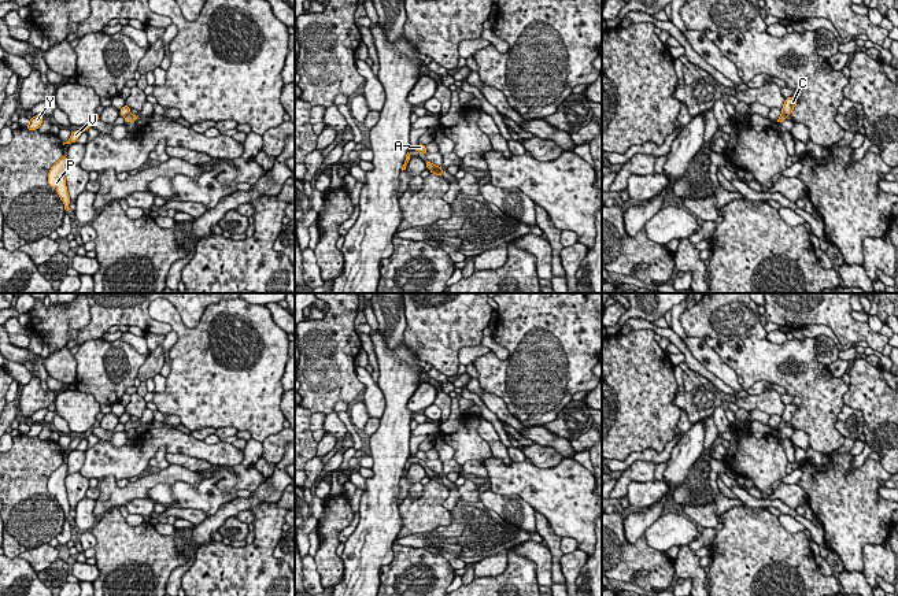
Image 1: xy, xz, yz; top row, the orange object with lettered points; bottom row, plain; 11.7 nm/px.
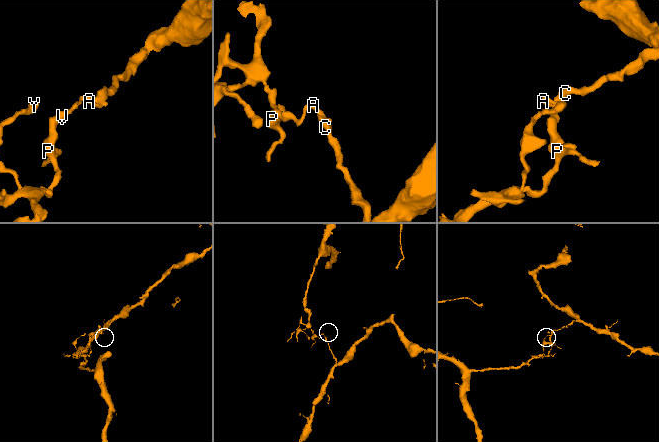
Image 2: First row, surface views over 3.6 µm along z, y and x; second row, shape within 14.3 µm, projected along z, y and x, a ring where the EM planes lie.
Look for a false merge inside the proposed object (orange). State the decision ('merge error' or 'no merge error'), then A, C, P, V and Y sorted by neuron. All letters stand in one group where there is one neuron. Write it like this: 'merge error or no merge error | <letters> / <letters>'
merge error | A P V Y / C

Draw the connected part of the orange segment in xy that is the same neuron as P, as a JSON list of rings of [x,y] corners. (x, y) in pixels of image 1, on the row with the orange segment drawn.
[[[63,155],[51,167],[48,173],[48,184],[58,192],[60,200],[64,204],[64,210],[69,211],[70,197],[67,193],[66,178],[64,178],[66,170],[67,170],[67,156]]]

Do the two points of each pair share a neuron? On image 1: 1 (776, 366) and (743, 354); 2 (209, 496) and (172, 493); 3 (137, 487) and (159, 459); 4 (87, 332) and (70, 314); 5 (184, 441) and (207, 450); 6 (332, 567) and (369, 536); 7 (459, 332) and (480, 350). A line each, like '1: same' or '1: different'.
1: same
2: same
3: different
4: different
5: same
6: different
7: different

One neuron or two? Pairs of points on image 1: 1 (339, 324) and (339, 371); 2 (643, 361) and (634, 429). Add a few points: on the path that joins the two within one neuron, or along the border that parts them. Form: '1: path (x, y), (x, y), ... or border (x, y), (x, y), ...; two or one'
1: path (339, 336), (339, 359); one
2: path (634, 377), (634, 413); one

